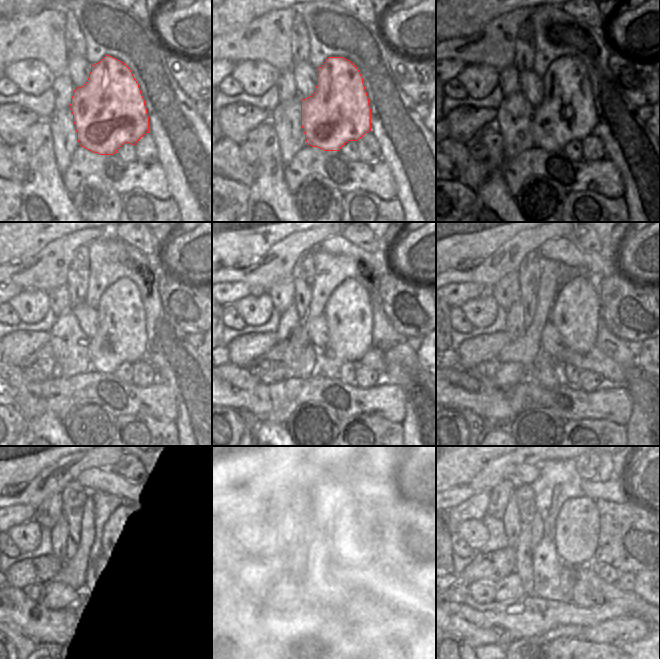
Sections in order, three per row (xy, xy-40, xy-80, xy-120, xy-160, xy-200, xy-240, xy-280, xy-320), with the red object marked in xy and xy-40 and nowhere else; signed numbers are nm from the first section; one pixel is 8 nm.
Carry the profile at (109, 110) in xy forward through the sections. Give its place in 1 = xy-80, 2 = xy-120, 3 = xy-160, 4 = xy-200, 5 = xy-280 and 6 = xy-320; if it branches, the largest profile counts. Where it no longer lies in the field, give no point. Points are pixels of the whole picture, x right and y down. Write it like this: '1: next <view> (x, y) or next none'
1: next xy-80 (567, 112)
2: next xy-120 (121, 337)
3: next xy-160 (348, 313)
4: next xy-200 (576, 312)
5: next xy-280 (353, 541)
6: next xy-320 (577, 525)

